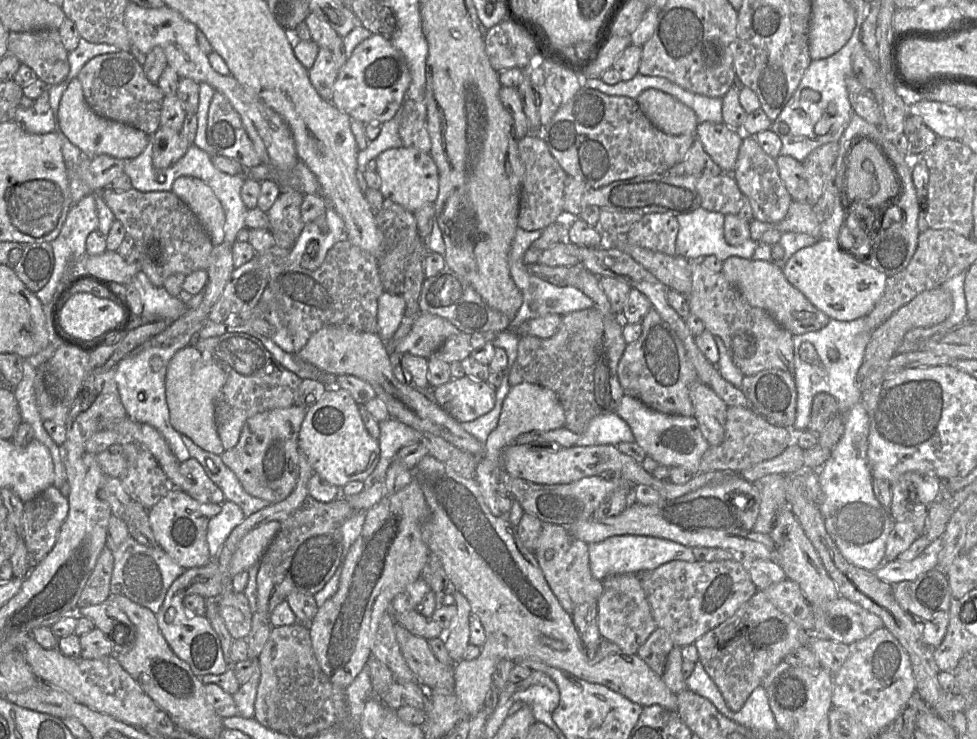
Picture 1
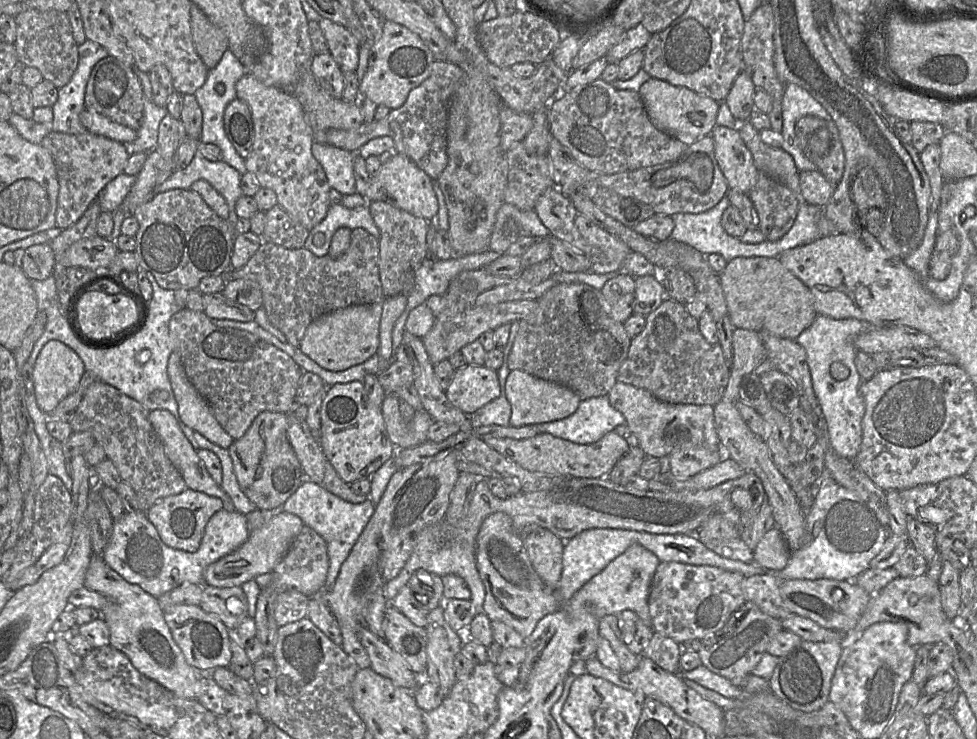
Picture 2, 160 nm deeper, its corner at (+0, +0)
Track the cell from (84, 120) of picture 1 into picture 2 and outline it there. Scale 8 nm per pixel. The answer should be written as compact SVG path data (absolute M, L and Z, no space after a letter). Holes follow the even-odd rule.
M88 108L80 113L80 121L90 133L104 136L123 144L132 142L137 136L137 131L120 125Z

